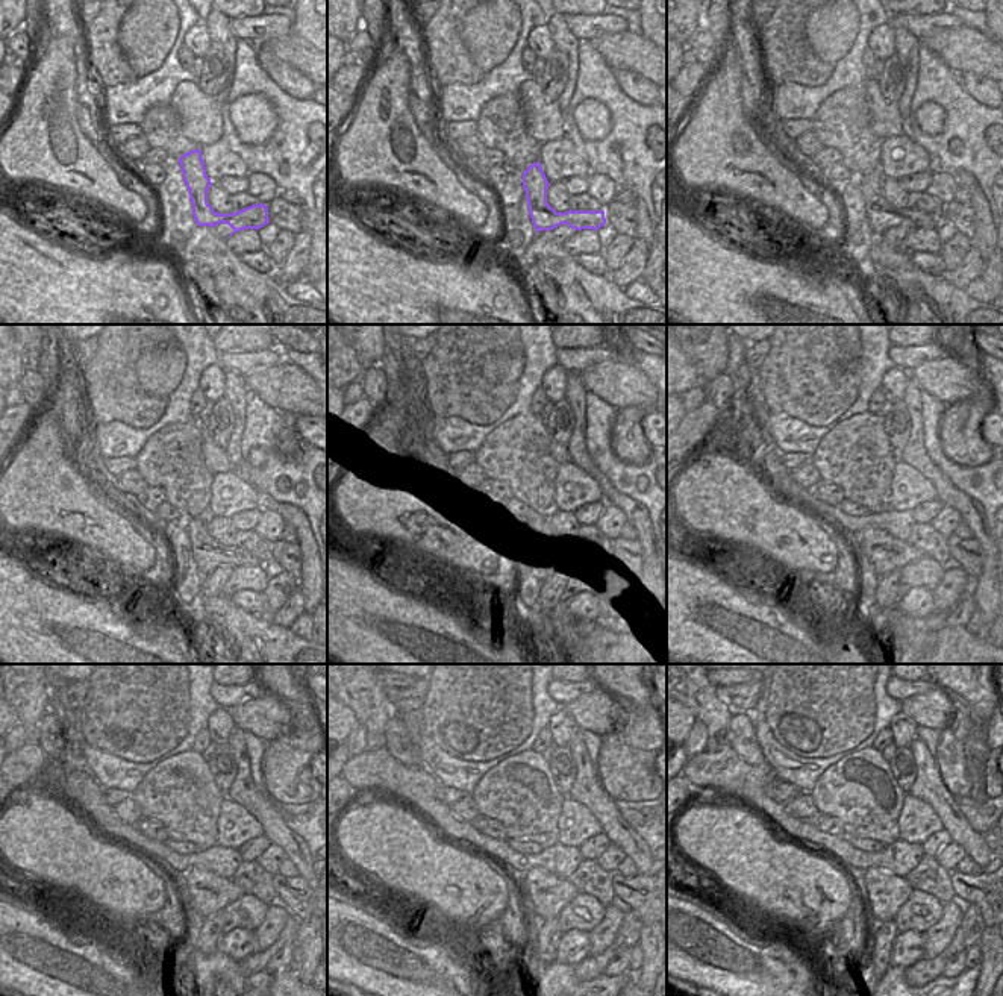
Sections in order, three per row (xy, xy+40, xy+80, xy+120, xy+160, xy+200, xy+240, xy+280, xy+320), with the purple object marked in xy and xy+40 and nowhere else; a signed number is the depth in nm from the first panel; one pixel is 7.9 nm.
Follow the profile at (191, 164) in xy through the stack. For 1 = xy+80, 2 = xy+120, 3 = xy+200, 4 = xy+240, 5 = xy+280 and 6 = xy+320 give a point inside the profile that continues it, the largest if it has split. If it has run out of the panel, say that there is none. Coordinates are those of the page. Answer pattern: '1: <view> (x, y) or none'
1: xy+80 (881, 214)
2: xy+120 (208, 554)
3: xy+200 (887, 554)
4: xy+240 (209, 893)
5: xy+280 (549, 895)
6: xy+320 (882, 893)

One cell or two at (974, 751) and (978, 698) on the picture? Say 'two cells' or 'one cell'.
one cell

